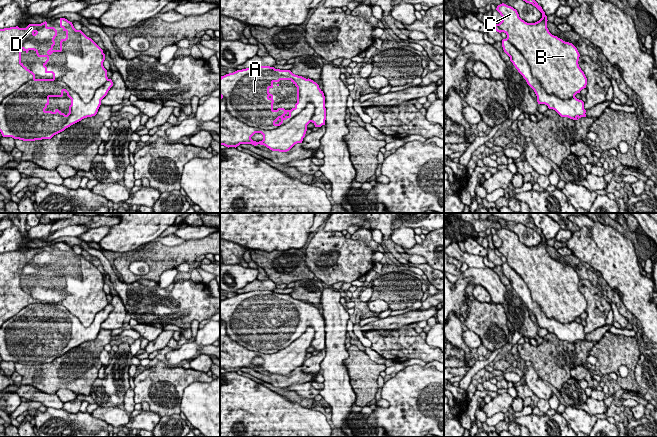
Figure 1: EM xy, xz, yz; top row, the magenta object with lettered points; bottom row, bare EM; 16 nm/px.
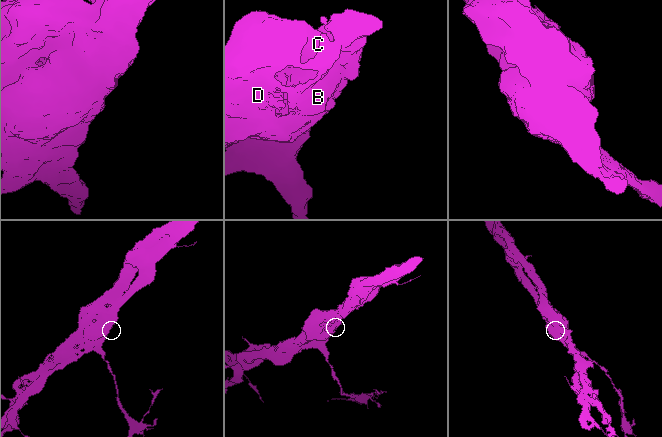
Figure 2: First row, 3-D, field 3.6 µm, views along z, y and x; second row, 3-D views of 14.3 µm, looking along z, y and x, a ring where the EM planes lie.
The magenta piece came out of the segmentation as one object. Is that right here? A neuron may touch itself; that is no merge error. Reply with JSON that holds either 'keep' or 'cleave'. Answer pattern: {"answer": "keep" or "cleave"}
{"answer": "cleave"}

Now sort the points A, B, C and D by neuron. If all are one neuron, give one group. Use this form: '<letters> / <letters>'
A / B C D

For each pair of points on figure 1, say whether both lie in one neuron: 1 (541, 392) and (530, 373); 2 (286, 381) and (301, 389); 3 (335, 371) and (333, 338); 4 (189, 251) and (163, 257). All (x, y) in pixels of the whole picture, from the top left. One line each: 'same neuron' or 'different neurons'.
1: same neuron
2: different neurons
3: same neuron
4: same neuron

